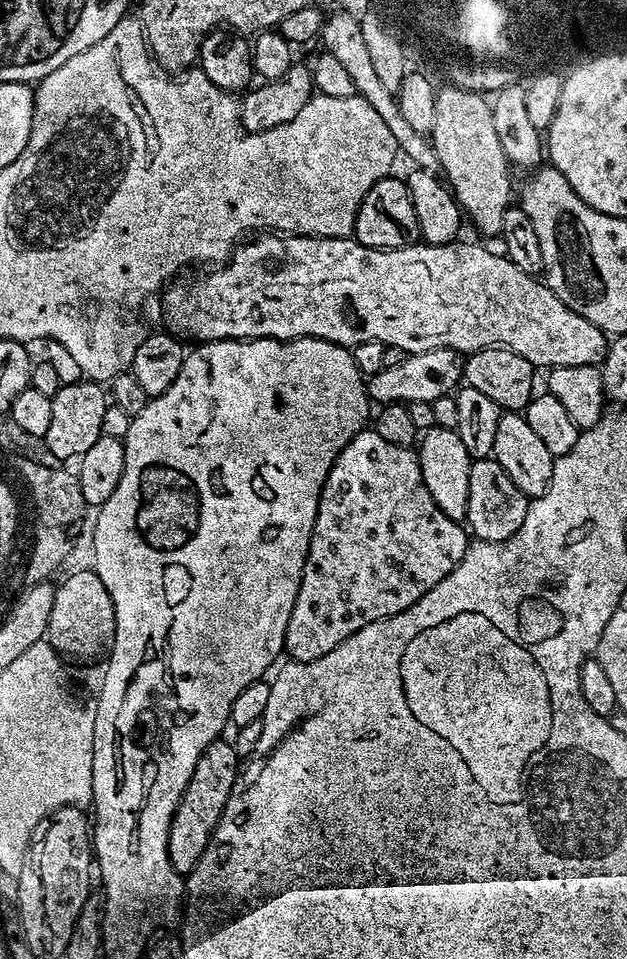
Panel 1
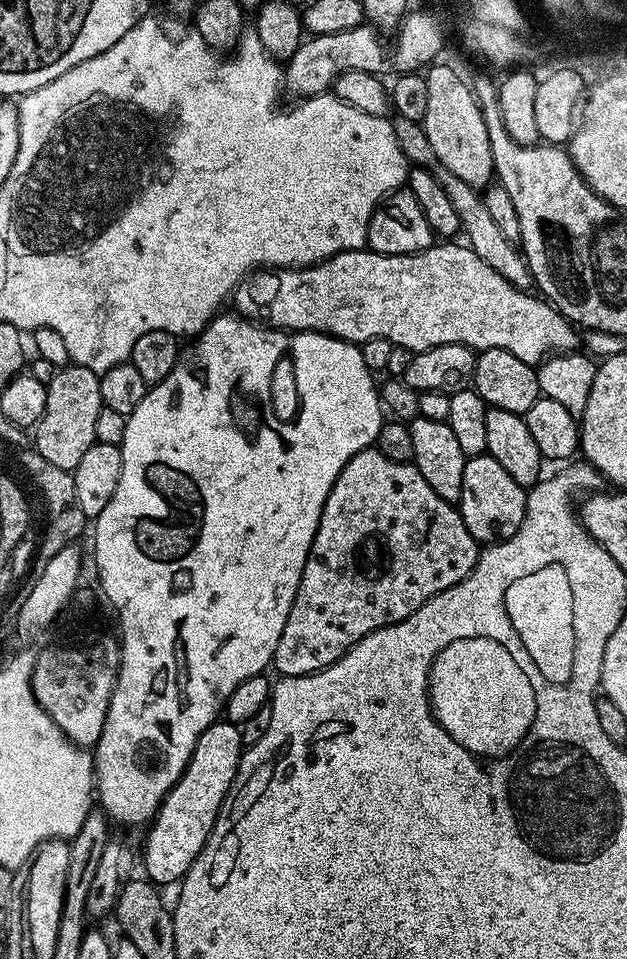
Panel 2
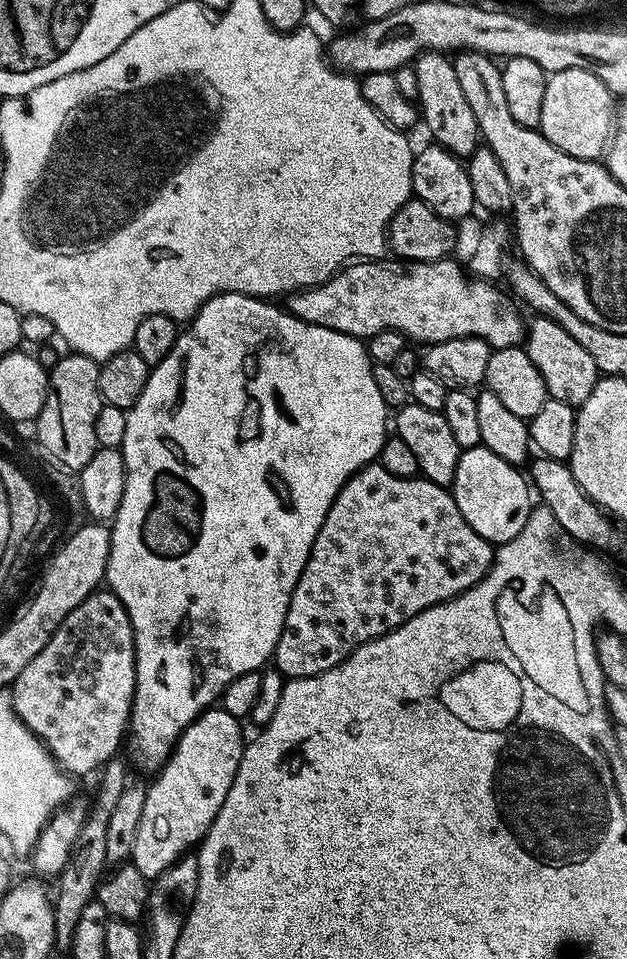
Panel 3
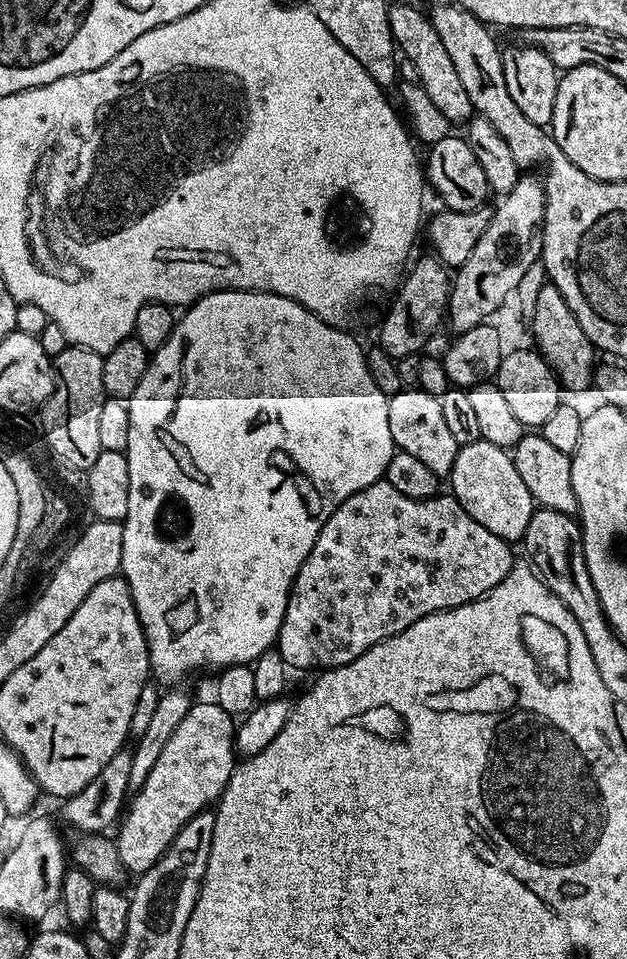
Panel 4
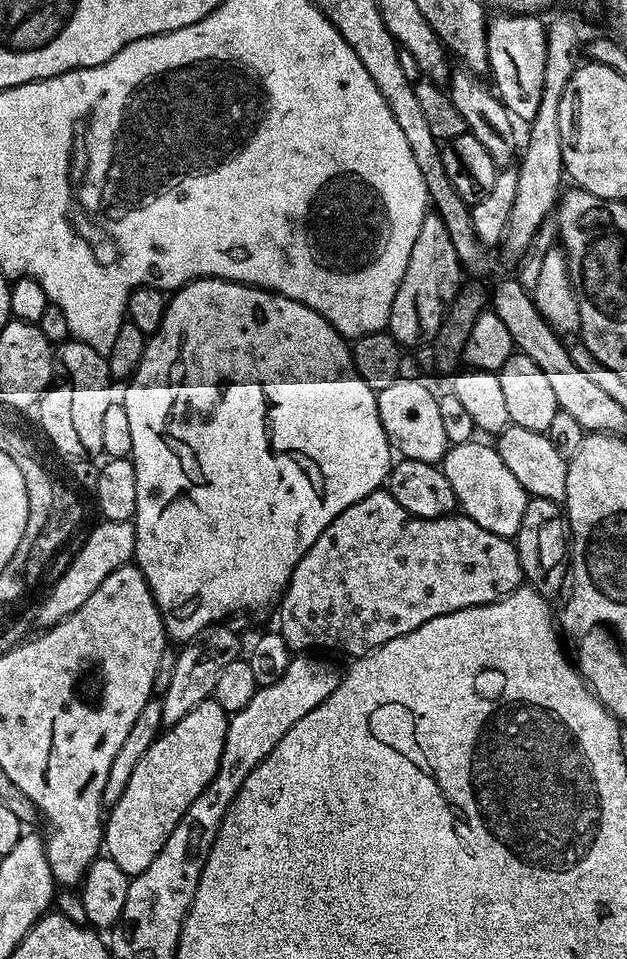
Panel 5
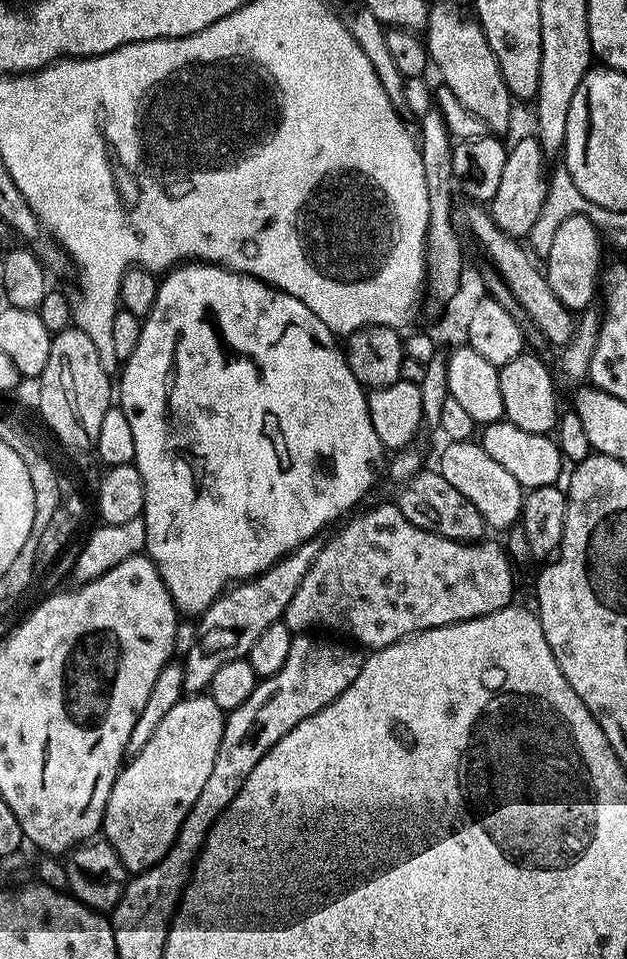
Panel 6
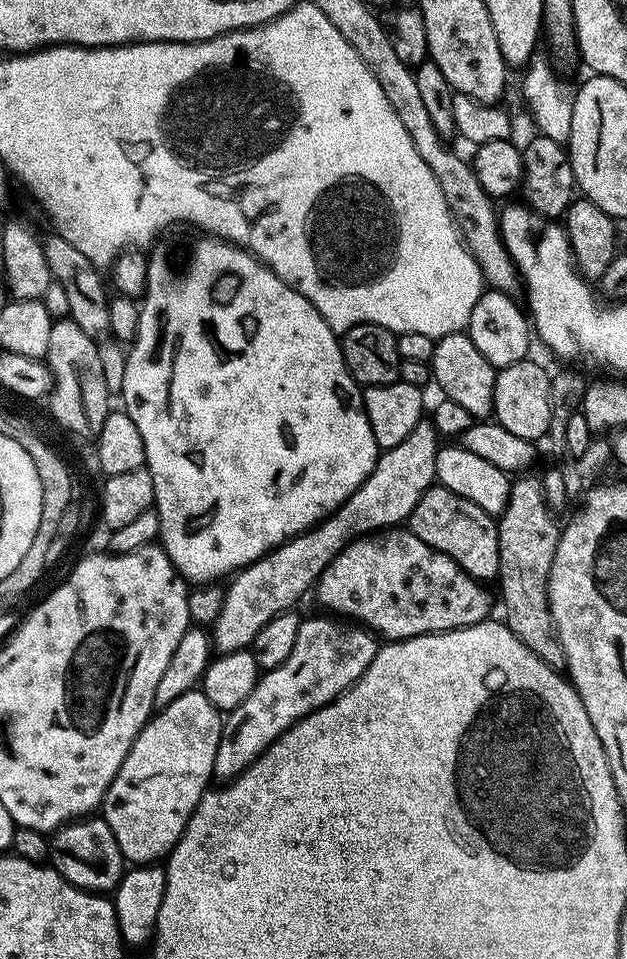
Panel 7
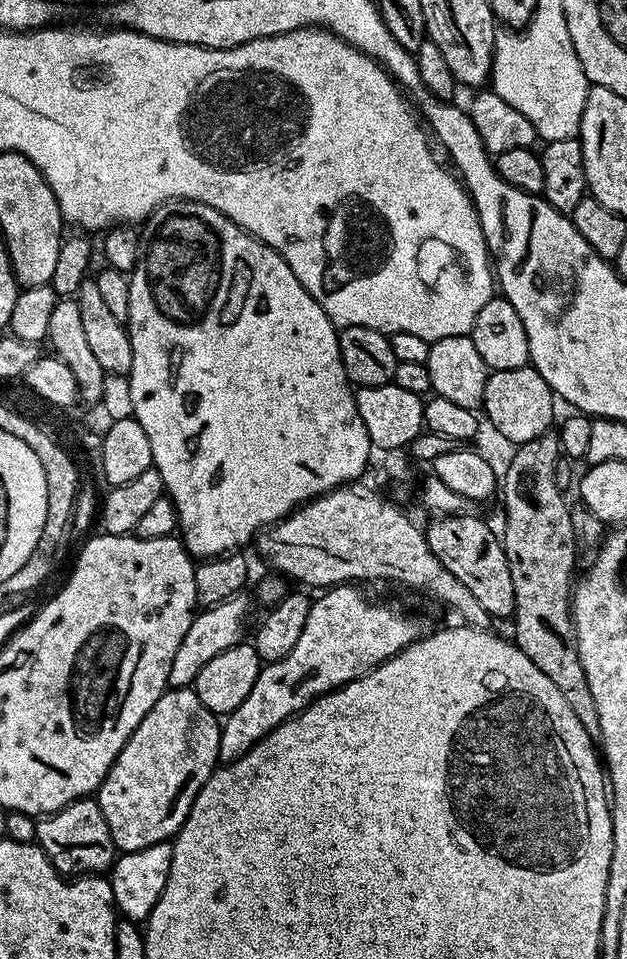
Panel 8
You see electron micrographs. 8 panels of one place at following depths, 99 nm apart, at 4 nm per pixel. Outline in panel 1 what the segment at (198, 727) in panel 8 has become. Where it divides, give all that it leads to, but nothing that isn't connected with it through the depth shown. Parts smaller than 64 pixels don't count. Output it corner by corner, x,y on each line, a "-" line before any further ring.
217,738
198,758
198,766
194,766
194,774
190,774
190,782
182,794
176,807
176,813
170,826
168,839
168,857
174,870
181,874
192,871
192,867
202,858
218,822
222,818
222,810
230,798
230,790
234,790
236,777
242,771
241,757
236,754
235,743

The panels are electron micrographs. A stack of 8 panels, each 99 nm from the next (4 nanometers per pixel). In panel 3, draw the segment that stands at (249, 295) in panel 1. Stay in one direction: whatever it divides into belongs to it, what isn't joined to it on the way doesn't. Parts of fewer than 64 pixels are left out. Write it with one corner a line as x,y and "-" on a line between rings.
377,258
352,262
341,268
325,284
291,293
287,297
286,308
300,320
338,330
347,336
367,338
377,336
379,332
401,332
409,341
417,340
412,342
420,346
446,342
450,338
477,336
494,350
517,347
526,336
526,320
520,317
521,309
517,301
507,291
499,292
495,283
470,278
469,273
461,265
460,269
454,261
449,258
434,262
414,260
404,263
396,258

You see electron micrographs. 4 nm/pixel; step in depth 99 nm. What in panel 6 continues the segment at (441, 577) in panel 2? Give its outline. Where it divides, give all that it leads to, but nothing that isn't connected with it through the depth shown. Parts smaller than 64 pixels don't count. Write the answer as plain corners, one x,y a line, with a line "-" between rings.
396,502
376,504
373,508
366,509
365,512
359,512
355,513
357,516
349,524
341,523
335,529
337,532
328,541
325,539
321,543
318,558
314,558
310,570
306,570
306,578
302,578
302,586
298,586
298,590
294,590
294,598
290,598
290,606
286,606
282,617
283,624
293,634
308,634
316,630
312,628
329,628
332,632
341,632
342,635
349,636
349,638
344,637
349,641
357,640
357,642
352,642
359,645
361,649
368,648
367,650
375,650
390,646
399,640
405,640
406,637
412,636
415,632
425,632
431,628
441,628
447,624
457,624
463,620
473,620
479,616
485,616
491,612
502,610
513,603
512,591
516,588
516,580
512,577
513,561
510,559
507,551
501,545
499,548
490,538
481,539
479,542
464,543
461,540
451,540
436,533
419,529
418,526
414,526
413,522
406,520
405,515
402,514
402,510
399,509

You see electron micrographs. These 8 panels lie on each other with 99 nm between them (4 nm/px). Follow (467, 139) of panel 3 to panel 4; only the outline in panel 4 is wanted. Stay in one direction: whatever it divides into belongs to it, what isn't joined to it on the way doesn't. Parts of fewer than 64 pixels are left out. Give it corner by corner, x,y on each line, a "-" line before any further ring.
412,4
388,5
388,21
392,37
396,39
396,47
399,55
405,60
412,60
418,70
418,83
426,90
426,94
434,102
439,113
444,114
449,122
467,122
472,119
472,103
470,97
466,95
466,90
462,86
461,80
454,67
454,61
450,59
450,54
446,51
446,46
442,38
438,38
438,30
434,30
431,19
424,16

